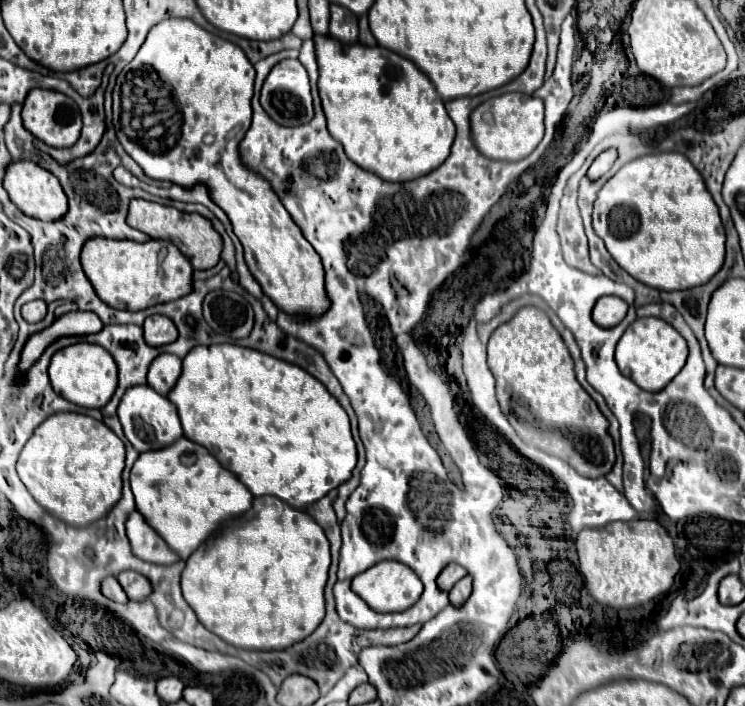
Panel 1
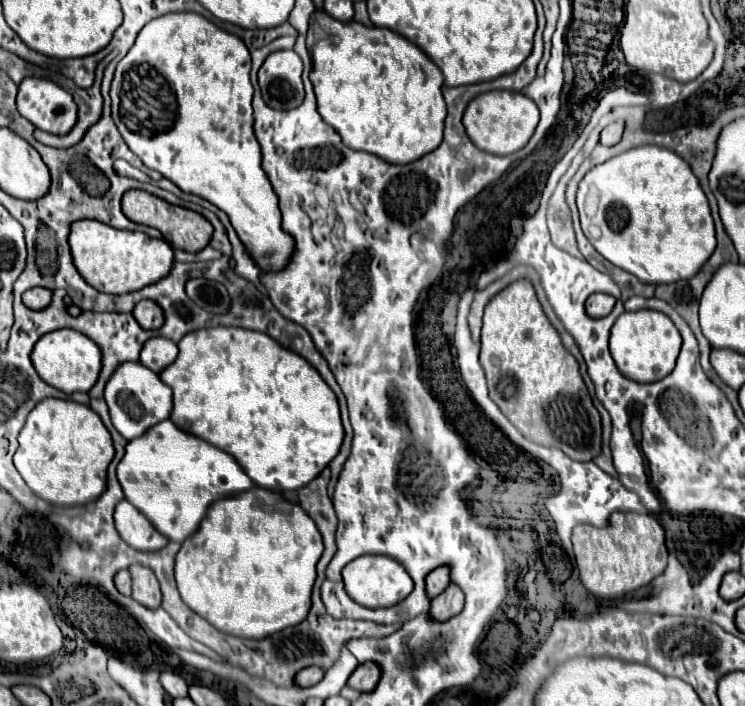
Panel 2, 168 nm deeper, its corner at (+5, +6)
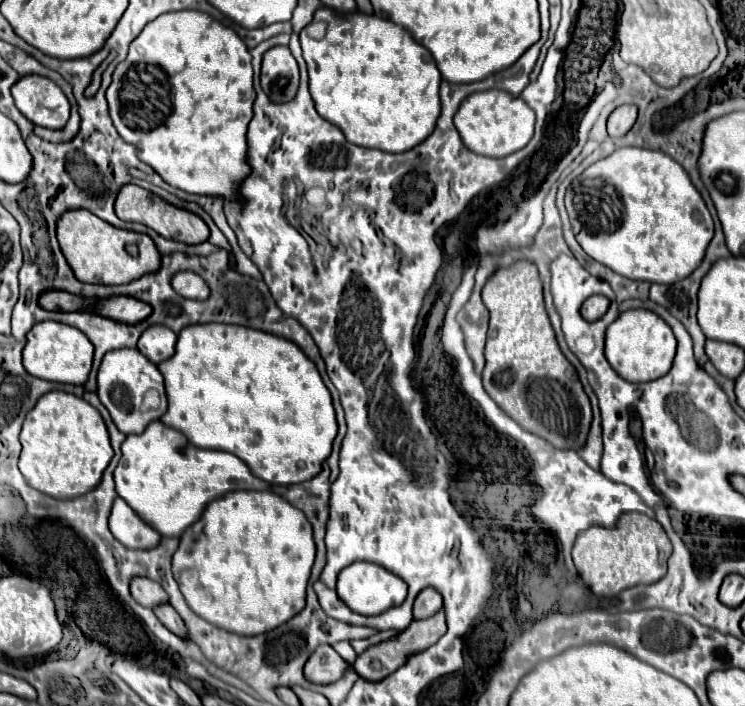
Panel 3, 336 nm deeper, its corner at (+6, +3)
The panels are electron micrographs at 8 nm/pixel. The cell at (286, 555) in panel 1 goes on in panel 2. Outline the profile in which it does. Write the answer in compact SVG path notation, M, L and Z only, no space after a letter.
M254 487L210 505L198 531L182 543L176 555L174 573L180 597L192 611L224 633L262 639L306 619L316 579L316 563L322 551L324 545L316 523L300 509L300 505L288 503L284 497L270 493L268 489Z

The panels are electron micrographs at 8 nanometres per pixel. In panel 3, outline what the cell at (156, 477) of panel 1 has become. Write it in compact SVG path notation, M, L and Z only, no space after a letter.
M155 420L141 436L127 436L123 456L115 468L117 494L161 536L181 538L199 520L205 506L233 490L271 490L271 484L253 476L245 462L221 450L205 450L187 442L183 432Z

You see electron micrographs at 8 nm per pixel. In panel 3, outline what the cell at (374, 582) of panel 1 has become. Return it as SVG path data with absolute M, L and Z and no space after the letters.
M355 562L341 570L337 580L337 594L339 598L357 614L375 616L381 614L393 606L399 606L407 596L407 584L393 572L385 570L383 566L377 566L373 562Z

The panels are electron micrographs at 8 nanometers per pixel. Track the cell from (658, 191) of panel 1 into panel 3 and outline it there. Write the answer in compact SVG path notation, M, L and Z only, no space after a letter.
M621 148L589 166L567 190L565 206L583 250L613 272L655 284L691 276L713 238L713 220L689 174L671 156Z

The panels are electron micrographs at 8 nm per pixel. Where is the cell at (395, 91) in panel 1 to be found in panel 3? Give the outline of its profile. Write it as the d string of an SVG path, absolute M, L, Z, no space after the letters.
M319 8L313 20L327 22L325 36L321 40L315 40L307 34L307 30L303 30L299 38L303 58L309 70L309 92L315 102L315 110L319 112L321 118L341 128L345 138L355 146L375 148L393 154L409 152L409 148L421 144L425 136L433 134L441 112L439 102L441 74L435 66L431 52L425 46L417 44L405 28L389 20L367 16L361 12L341 16L329 8Z

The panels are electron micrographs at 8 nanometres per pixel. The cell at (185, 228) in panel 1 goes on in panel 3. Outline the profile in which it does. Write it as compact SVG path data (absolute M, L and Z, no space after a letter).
M127 184L127 186L121 188L121 192L119 192L117 200L115 200L115 212L125 222L145 224L145 226L153 228L157 234L161 234L163 238L177 240L177 242L183 242L183 244L201 244L201 242L205 242L209 238L209 228L199 216L195 216L193 212L187 212L187 210L175 208L169 202L155 196L153 192L143 190L139 186L133 186L133 184Z

